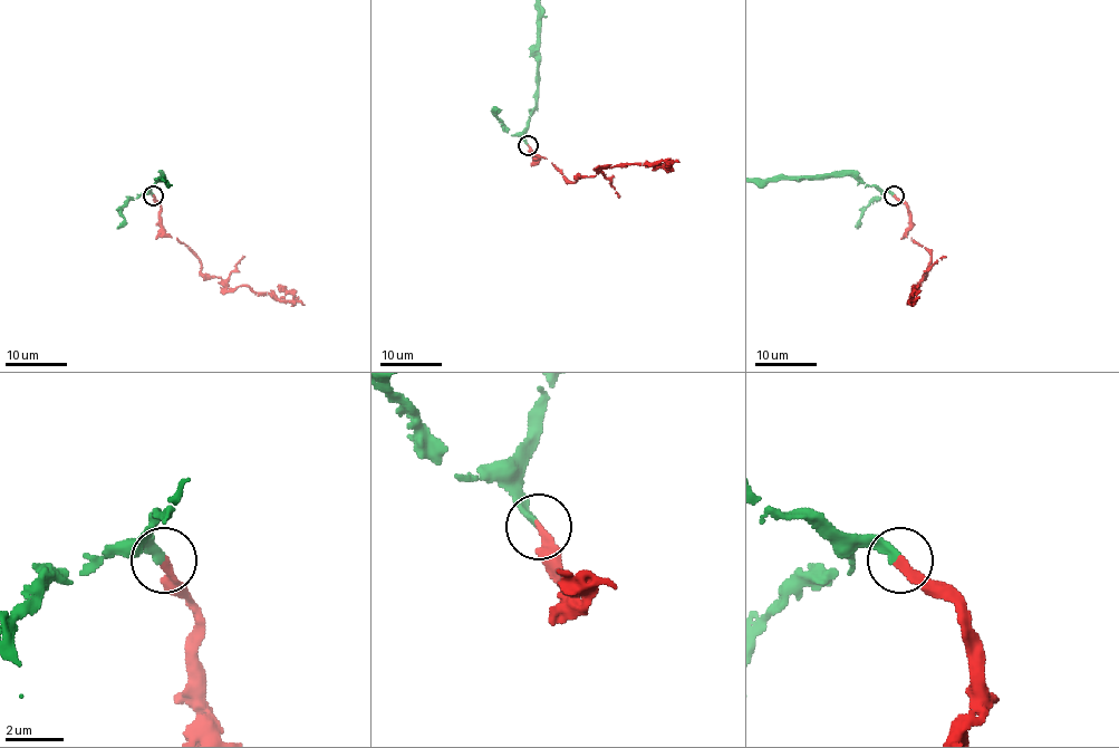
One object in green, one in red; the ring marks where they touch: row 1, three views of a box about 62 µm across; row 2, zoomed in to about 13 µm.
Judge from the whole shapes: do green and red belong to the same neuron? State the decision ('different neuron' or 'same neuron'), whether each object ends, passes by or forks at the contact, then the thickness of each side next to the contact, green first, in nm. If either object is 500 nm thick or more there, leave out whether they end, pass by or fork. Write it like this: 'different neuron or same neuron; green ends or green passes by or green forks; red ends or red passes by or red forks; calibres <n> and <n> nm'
same neuron; green ends; red ends; calibres 260 and 280 nm

